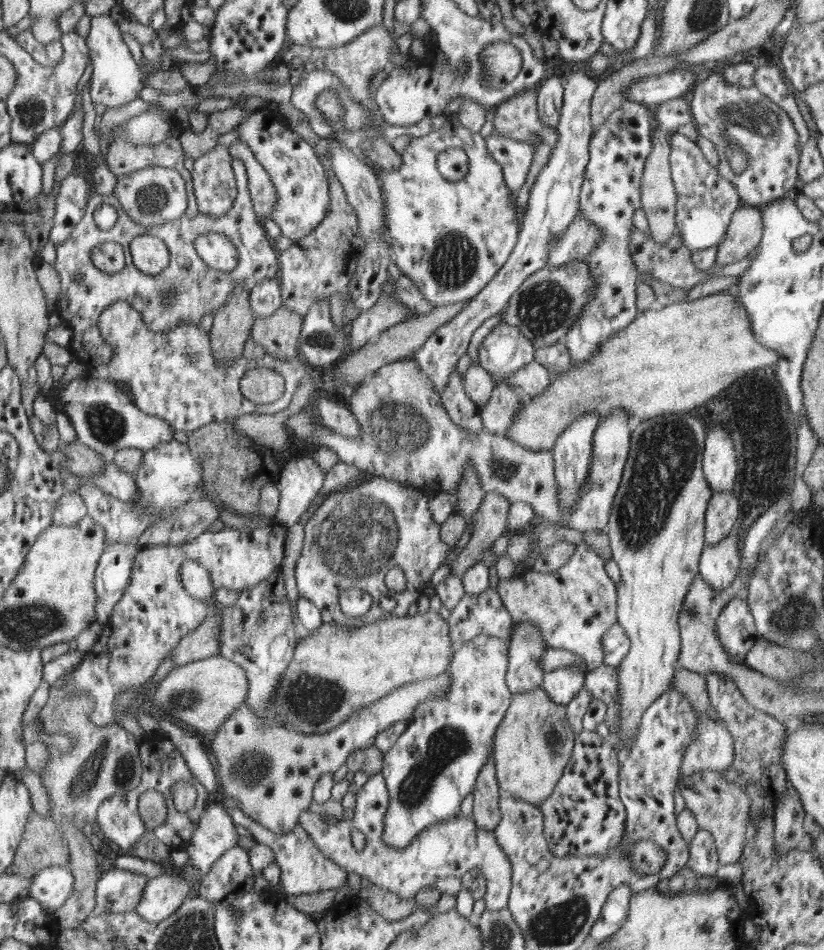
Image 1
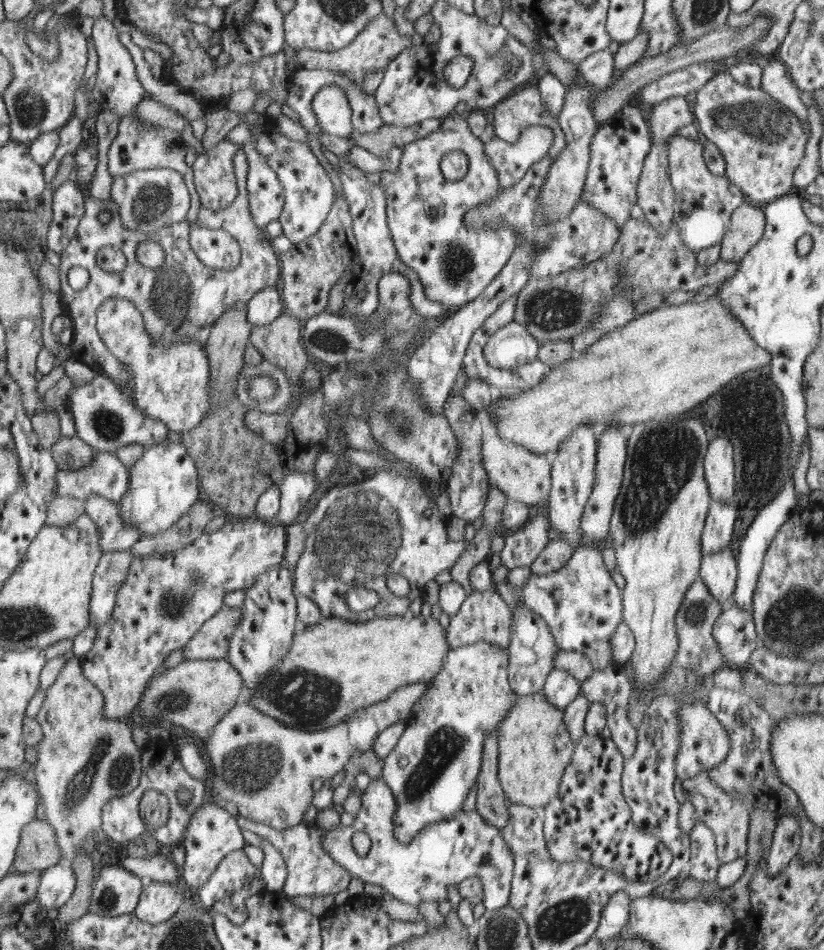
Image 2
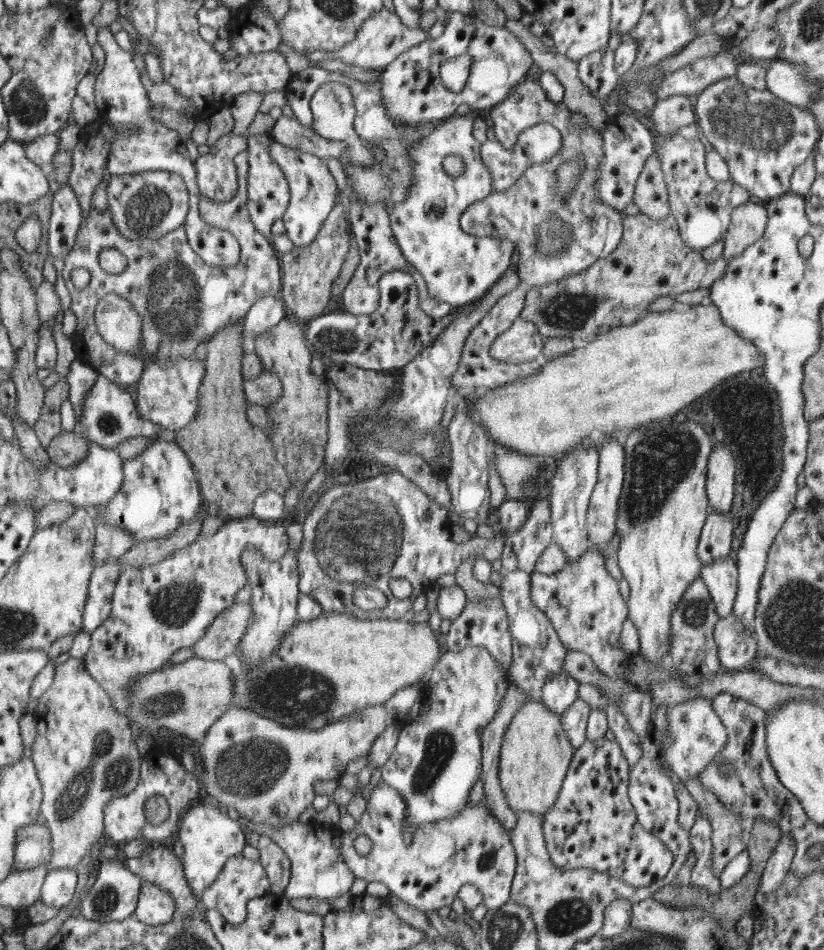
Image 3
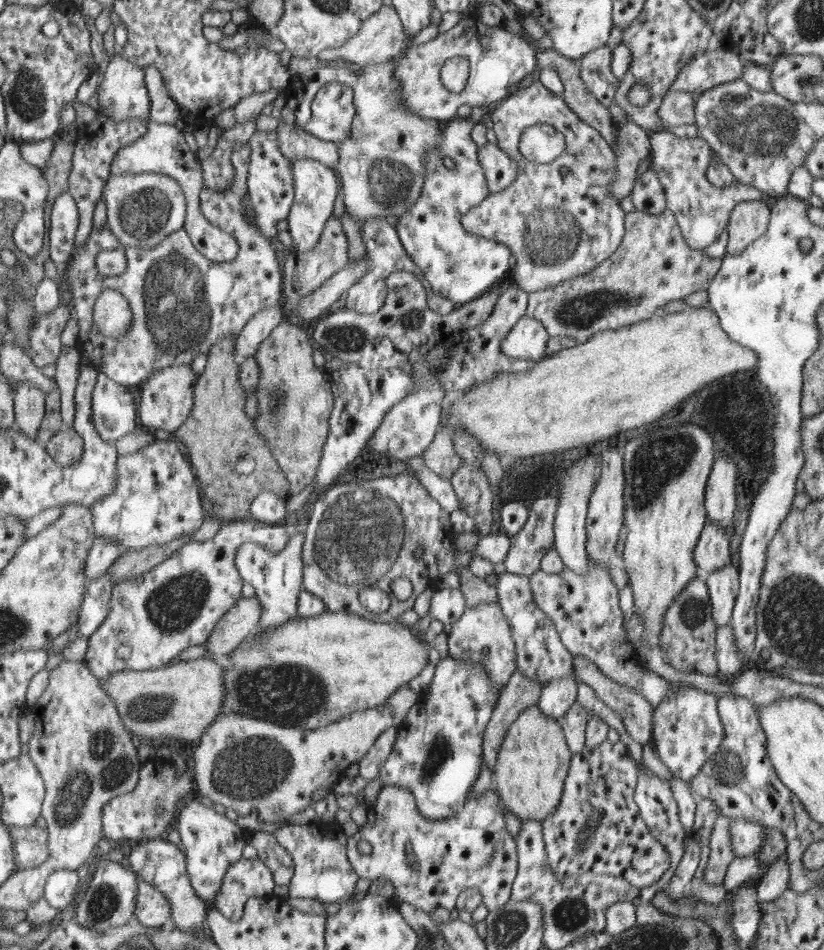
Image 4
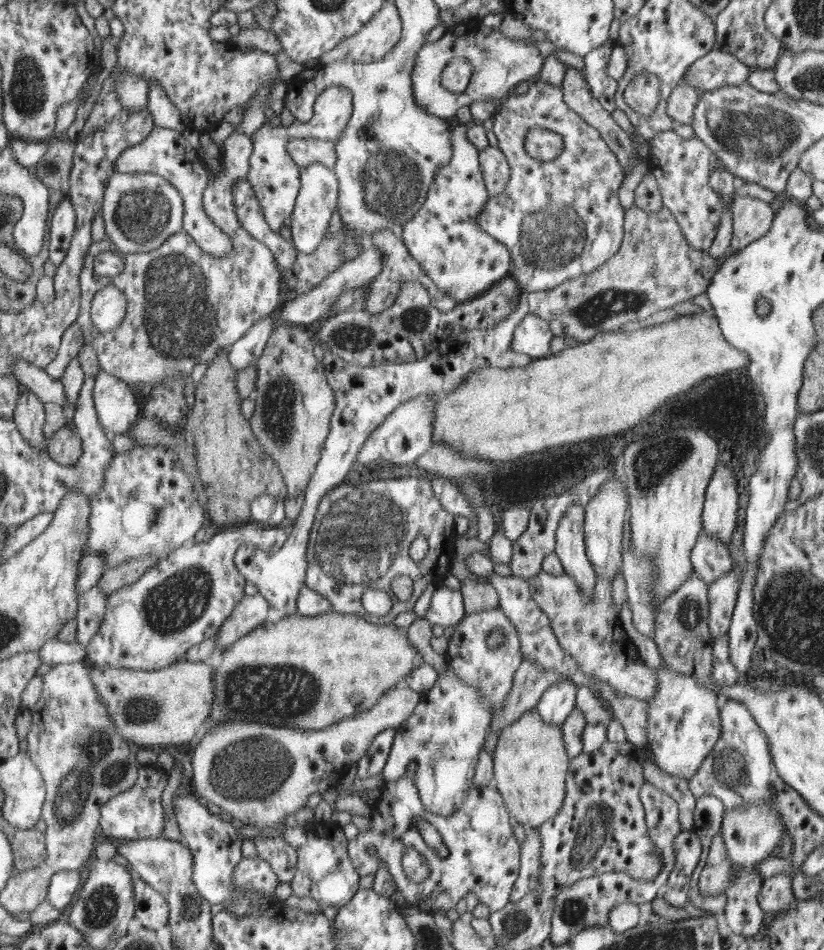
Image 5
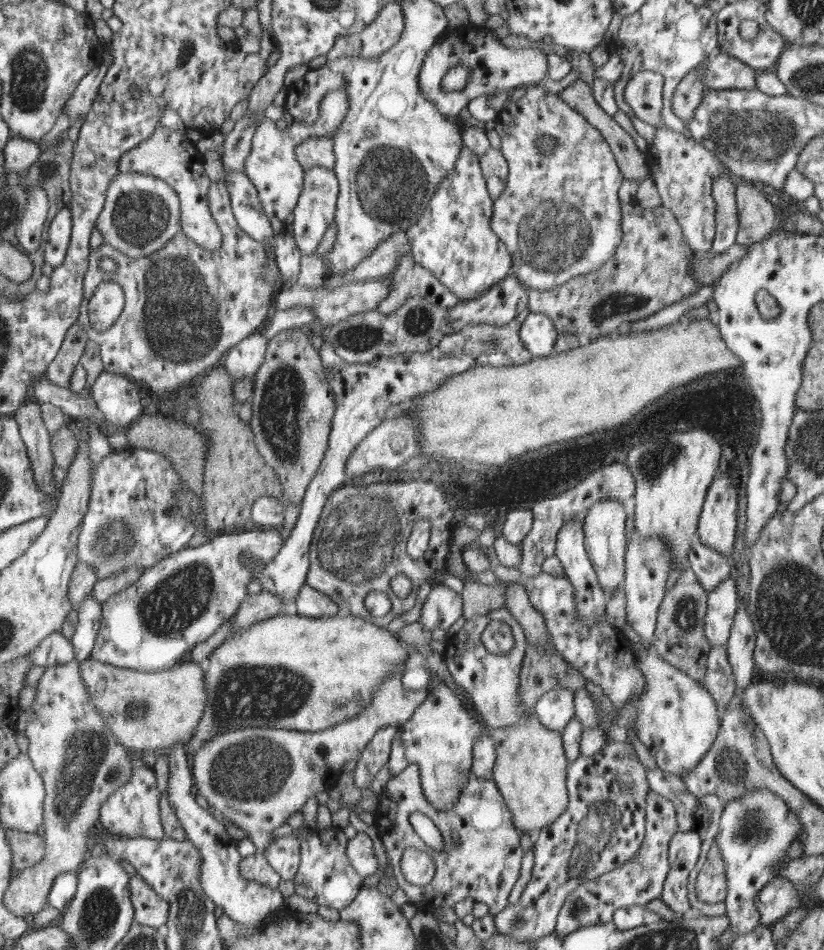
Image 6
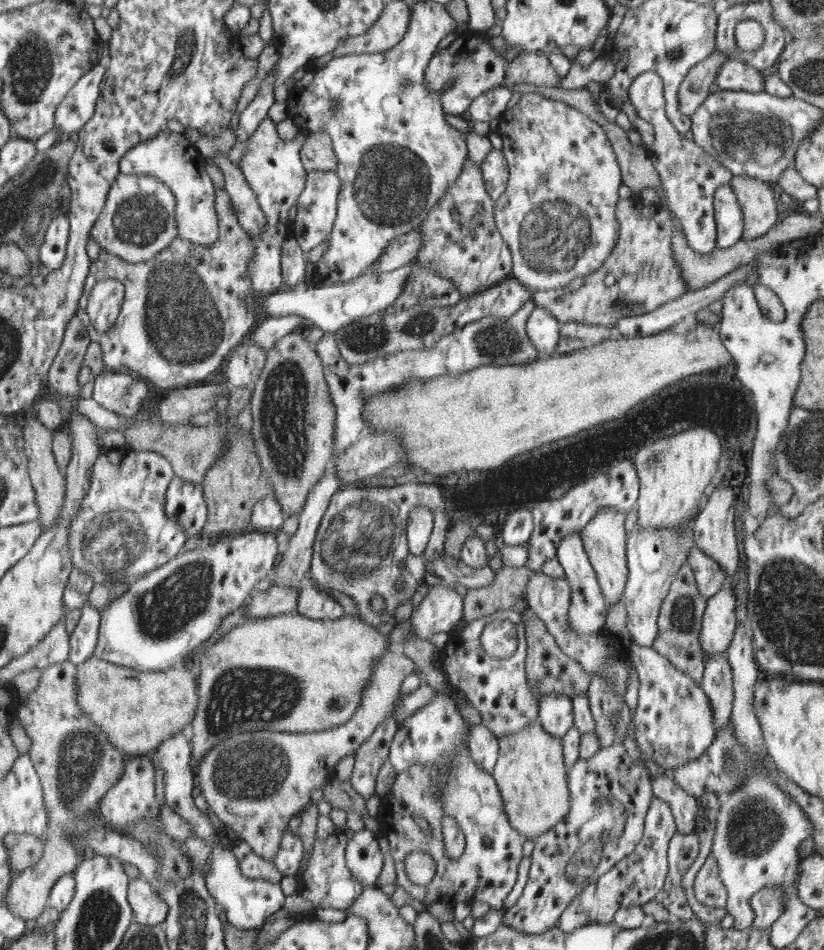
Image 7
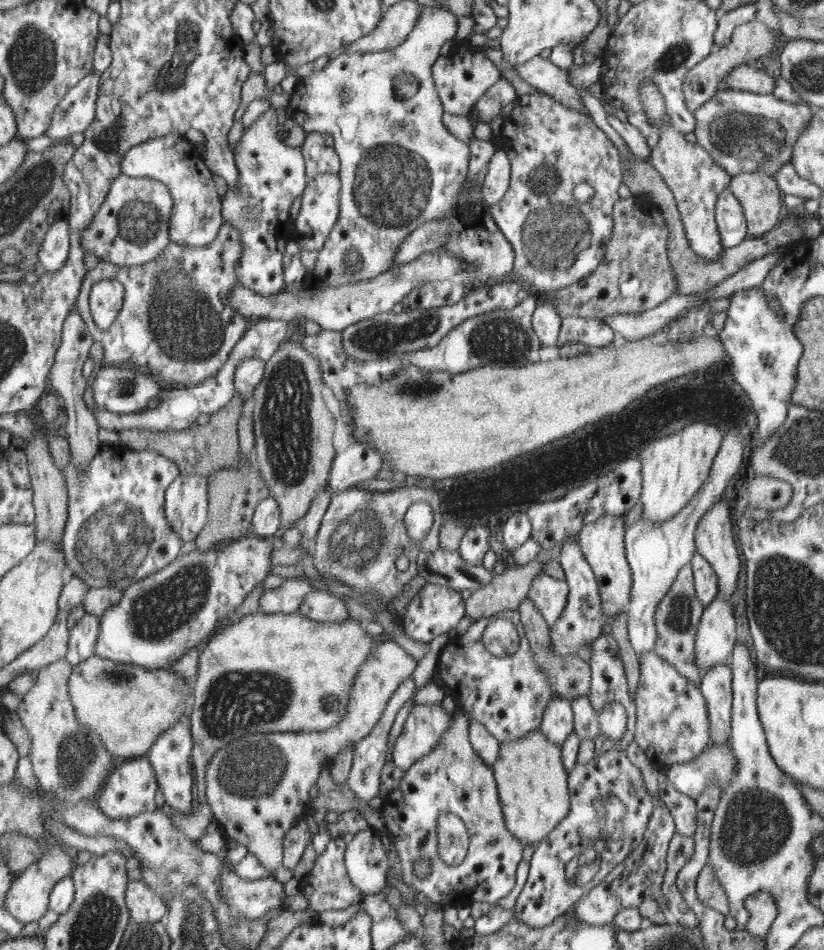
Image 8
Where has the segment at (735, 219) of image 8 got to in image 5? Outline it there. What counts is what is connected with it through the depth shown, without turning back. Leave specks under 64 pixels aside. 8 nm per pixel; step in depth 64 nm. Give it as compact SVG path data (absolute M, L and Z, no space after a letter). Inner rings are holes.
M720 166L715 171L712 171L710 178L710 185L716 189L718 193L722 193L722 197L728 199L728 205L726 211L722 214L722 224L718 228L718 235L715 238L715 242L711 245L711 248L706 250L706 253L710 258L716 259L724 256L729 251L730 243L732 243L733 232L733 214L732 203L730 200L734 197L734 178L735 176L728 172L725 167Z

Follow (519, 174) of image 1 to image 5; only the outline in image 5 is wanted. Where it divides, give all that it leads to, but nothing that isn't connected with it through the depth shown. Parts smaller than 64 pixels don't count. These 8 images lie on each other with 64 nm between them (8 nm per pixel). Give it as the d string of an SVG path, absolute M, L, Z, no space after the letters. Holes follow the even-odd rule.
M532 128L526 134L524 149L542 162L555 159L563 150L563 137L548 128ZM488 146L479 151L479 165L486 179L490 197L497 196L506 190L511 180L512 168L505 153L499 147Z

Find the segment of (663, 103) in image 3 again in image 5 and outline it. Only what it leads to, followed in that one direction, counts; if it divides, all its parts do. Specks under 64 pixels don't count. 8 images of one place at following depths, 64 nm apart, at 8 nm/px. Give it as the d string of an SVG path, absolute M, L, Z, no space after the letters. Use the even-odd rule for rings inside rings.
M682 80L670 93L666 110L678 124L691 124L698 104L697 88Z

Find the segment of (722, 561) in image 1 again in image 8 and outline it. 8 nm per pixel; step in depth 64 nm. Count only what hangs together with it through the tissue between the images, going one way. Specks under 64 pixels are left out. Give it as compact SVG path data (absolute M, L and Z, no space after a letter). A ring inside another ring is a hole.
M717 595L703 610L702 622L699 624L699 630L695 636L695 656L699 668L702 668L702 674L711 670L712 667L724 664L736 642L736 620L734 620L730 602L726 602L724 597L727 596Z

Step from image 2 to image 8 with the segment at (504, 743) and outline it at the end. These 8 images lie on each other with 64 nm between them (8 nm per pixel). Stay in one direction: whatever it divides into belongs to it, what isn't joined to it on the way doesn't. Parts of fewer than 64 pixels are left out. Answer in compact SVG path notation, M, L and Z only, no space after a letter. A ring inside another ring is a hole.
M538 729L519 740L499 745L499 756L492 768L508 831L518 837L524 846L536 846L570 814L569 774L563 765L563 748L548 741Z

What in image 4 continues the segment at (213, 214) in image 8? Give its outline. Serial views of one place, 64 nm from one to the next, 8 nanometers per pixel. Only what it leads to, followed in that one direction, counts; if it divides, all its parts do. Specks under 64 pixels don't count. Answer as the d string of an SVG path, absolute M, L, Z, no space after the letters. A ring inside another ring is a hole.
M118 49L100 80L102 83L98 91L99 106L105 110L107 116L118 121L131 118L146 119L149 128L146 135L120 148L114 157L114 162L111 163L111 174L147 172L164 173L175 177L187 199L187 216L182 230L188 232L188 236L192 238L192 244L208 260L212 260L212 263L234 262L239 256L238 242L231 233L209 221L202 211L202 201L199 196L204 188L203 168L200 168L201 162L198 162L198 158L190 152L188 144L184 142L185 134L178 127L160 124L149 116L150 99L145 83L145 71L128 62Z

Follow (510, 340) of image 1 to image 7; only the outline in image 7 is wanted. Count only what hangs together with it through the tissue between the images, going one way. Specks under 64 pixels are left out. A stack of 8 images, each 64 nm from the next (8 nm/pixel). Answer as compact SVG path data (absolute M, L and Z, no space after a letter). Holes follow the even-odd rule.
M536 308L527 321L527 335L537 351L544 352L545 357L554 354L556 345L562 337L559 327L559 321L544 308Z

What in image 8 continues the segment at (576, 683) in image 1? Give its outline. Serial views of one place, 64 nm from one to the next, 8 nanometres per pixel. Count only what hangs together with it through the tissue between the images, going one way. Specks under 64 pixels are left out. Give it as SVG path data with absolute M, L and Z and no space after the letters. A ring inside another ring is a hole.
M555 696L544 711L543 723L538 730L548 741L562 746L574 732L574 710L571 701Z

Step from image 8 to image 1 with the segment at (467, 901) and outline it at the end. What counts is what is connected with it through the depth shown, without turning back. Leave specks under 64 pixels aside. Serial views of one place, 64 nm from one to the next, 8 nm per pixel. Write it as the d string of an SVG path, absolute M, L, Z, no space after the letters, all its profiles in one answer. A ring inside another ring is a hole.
M379 773L369 777L362 789L358 790L352 819L338 820L336 825L330 825L308 808L299 817L298 826L304 828L326 856L346 869L347 873L356 873L369 880L370 884L381 886L400 898L414 899L422 888L434 888L439 878L462 879L469 871L478 869L484 873L487 881L486 894L483 896L485 910L502 911L508 906L514 870L507 853L500 848L494 831L481 829L473 816L458 815L423 831L408 847L391 847L383 840L390 801L385 778ZM354 828L366 836L366 847L361 852L352 845L350 832Z

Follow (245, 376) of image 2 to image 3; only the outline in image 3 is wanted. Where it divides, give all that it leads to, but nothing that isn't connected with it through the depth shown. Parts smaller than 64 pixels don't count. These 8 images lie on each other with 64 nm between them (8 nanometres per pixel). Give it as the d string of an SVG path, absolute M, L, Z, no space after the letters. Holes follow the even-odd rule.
M262 370L256 380L243 382L247 401L268 407L275 403L284 394L283 382L276 377L276 372Z

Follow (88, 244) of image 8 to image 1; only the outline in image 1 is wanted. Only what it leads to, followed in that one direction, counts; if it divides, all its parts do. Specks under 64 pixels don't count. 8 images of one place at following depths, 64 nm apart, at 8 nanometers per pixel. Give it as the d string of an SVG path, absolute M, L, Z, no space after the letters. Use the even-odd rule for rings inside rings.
M148 167L136 173L118 176L113 195L136 224L152 228L185 217L189 199L183 175L173 168L162 167Z

